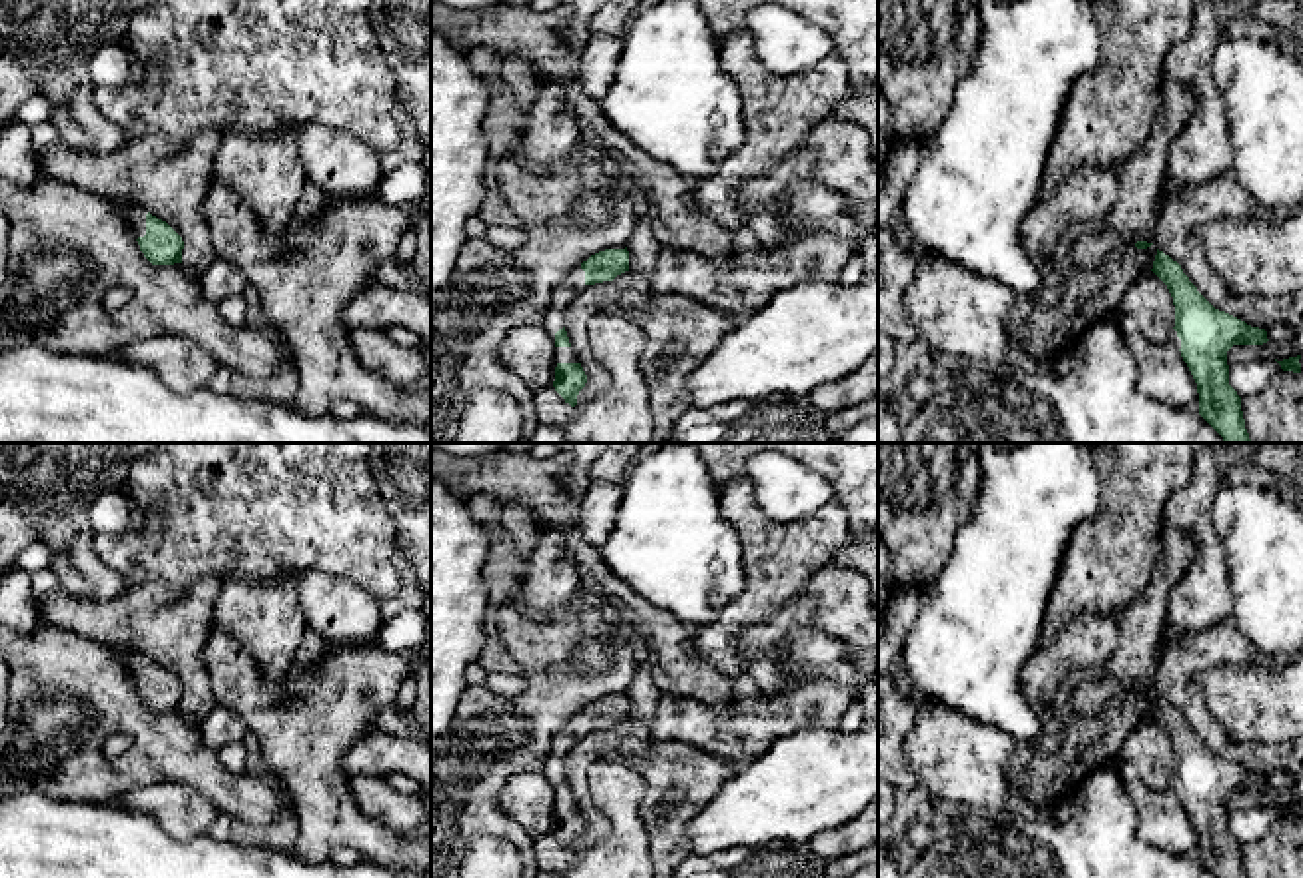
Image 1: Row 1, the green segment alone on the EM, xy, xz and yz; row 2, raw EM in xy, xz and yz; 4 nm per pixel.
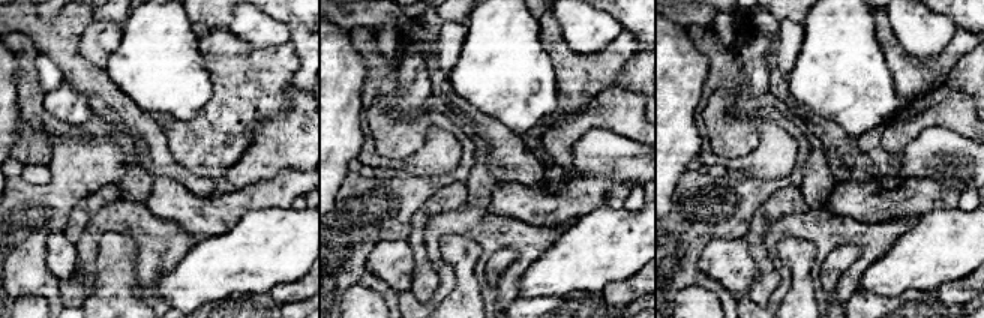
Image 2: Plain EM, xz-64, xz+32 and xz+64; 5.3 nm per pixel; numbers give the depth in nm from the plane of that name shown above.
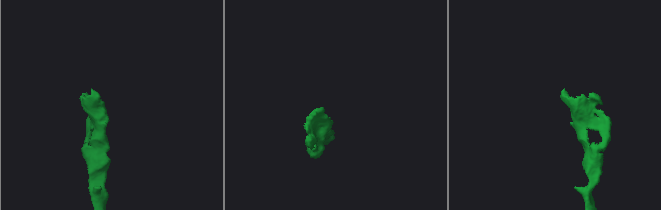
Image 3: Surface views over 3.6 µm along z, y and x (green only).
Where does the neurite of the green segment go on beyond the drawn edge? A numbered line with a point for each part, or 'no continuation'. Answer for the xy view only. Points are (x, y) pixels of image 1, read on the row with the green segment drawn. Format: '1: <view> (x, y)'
1: xy (136, 216)

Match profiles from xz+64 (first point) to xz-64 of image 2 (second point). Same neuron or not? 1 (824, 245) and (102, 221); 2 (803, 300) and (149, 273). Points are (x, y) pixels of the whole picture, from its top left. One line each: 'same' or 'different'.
1: same
2: different

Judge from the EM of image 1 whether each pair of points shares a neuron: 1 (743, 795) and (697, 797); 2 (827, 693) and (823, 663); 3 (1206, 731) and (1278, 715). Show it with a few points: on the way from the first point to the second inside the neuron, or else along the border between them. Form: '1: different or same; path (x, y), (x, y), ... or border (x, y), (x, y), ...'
1: different; border (741, 765), (687, 825), (687, 835)
2: different; border (799, 683), (833, 679), (857, 691)
3: different; border (1202, 685), (1208, 709), (1236, 739), (1268, 743)

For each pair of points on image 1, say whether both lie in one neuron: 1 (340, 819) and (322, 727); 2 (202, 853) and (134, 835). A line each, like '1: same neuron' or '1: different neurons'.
1: same neuron
2: same neuron

